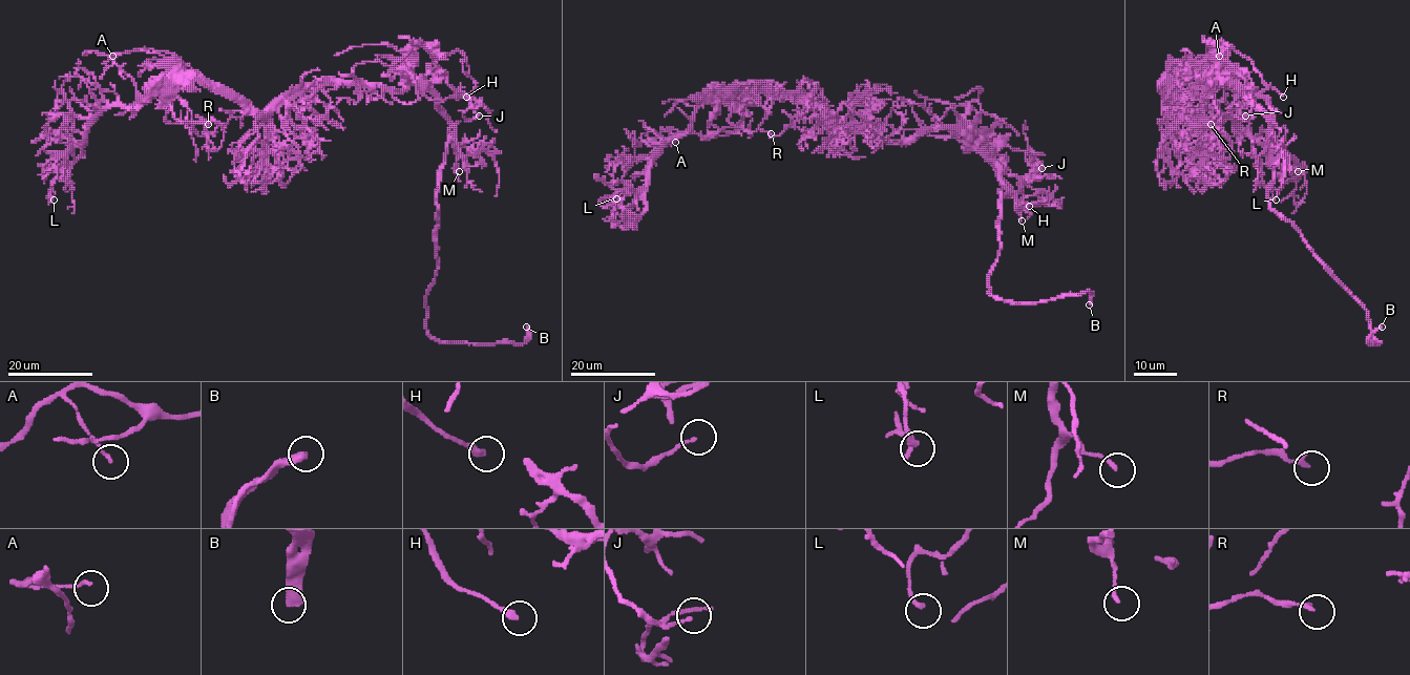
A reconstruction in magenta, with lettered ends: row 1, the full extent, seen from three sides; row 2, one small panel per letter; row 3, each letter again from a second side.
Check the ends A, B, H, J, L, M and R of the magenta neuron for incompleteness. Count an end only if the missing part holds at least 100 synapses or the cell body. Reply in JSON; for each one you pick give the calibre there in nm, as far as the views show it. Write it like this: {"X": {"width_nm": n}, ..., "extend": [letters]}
{"B": {"width_nm": 440}, "extend": ["B"]}

